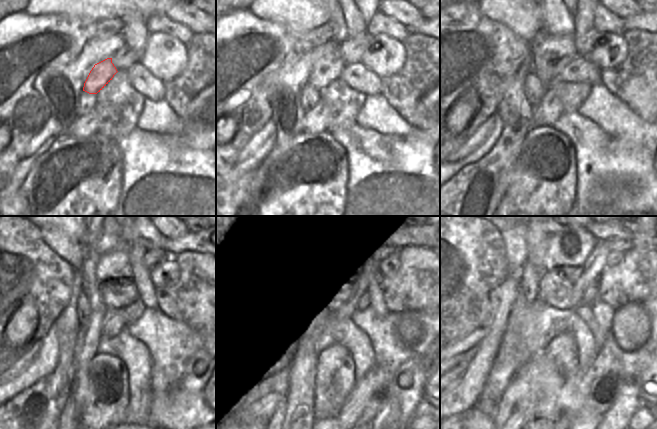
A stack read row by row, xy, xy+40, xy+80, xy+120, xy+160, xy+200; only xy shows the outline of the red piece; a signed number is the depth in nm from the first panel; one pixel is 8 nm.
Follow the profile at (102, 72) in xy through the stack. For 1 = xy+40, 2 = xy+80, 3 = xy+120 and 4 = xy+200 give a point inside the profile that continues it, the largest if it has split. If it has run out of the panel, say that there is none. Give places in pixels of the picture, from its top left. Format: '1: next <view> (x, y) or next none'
1: next xy+40 (326, 70)
2: next xy+80 (547, 67)
3: next xy+120 (89, 267)
4: next xy+200 (538, 262)

